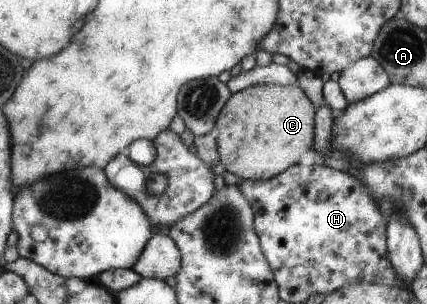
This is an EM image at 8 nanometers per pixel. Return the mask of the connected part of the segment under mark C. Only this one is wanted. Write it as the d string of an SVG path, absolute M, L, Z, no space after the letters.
M252 85L234 93L222 109L216 126L220 162L239 180L268 180L297 165L300 158L312 149L315 143L317 108L310 97L294 85Z

